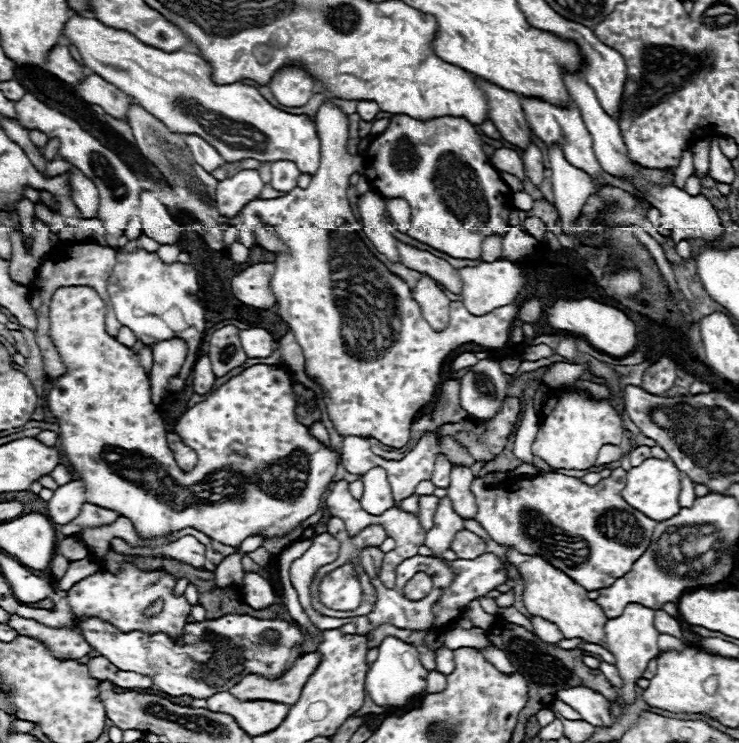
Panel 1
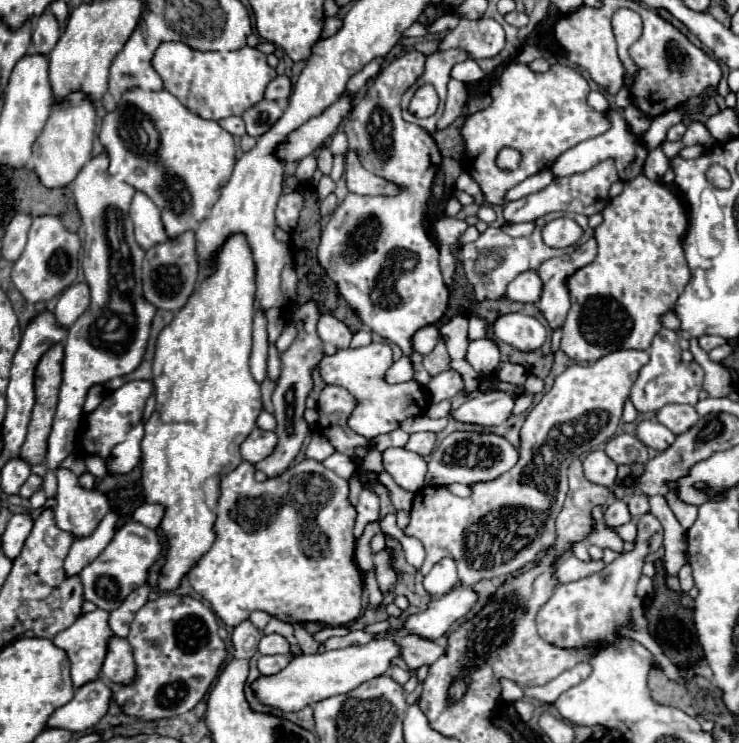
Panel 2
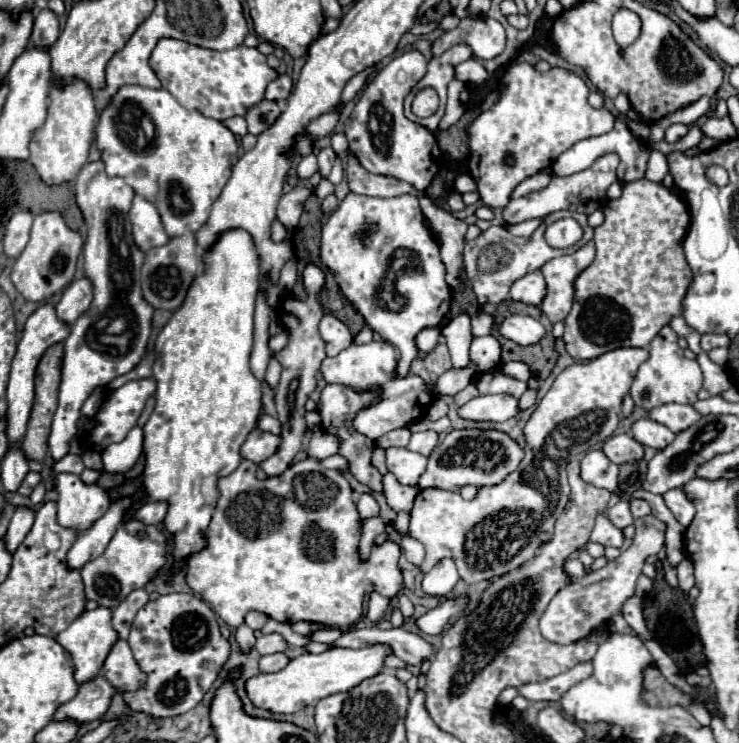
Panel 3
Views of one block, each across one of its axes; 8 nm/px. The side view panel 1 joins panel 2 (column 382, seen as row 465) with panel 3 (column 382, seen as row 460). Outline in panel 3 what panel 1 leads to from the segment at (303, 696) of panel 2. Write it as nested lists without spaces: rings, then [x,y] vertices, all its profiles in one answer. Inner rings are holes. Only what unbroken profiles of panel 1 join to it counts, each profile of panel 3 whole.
[[[372,644],[366,648],[330,648],[322,654],[300,654],[290,660],[286,668],[274,674],[258,674],[246,682],[246,692],[258,708],[266,708],[276,714],[292,714],[308,704],[338,694],[348,692],[358,686],[362,680],[376,676],[384,670],[384,660],[392,654],[388,644]]]

